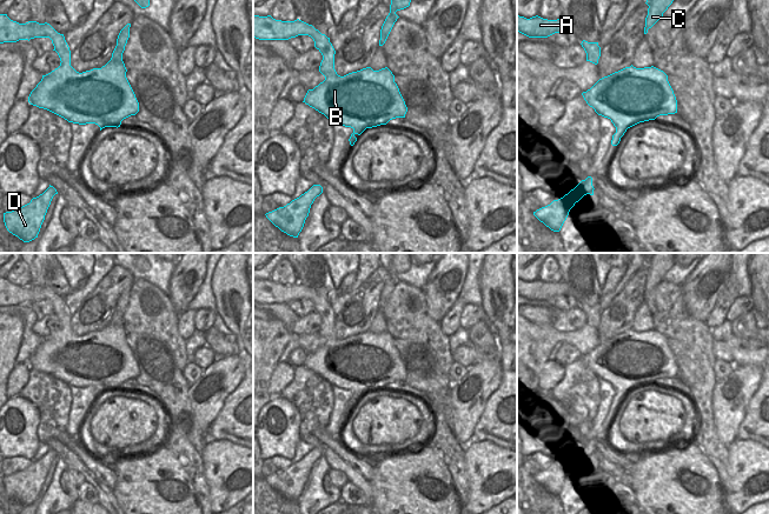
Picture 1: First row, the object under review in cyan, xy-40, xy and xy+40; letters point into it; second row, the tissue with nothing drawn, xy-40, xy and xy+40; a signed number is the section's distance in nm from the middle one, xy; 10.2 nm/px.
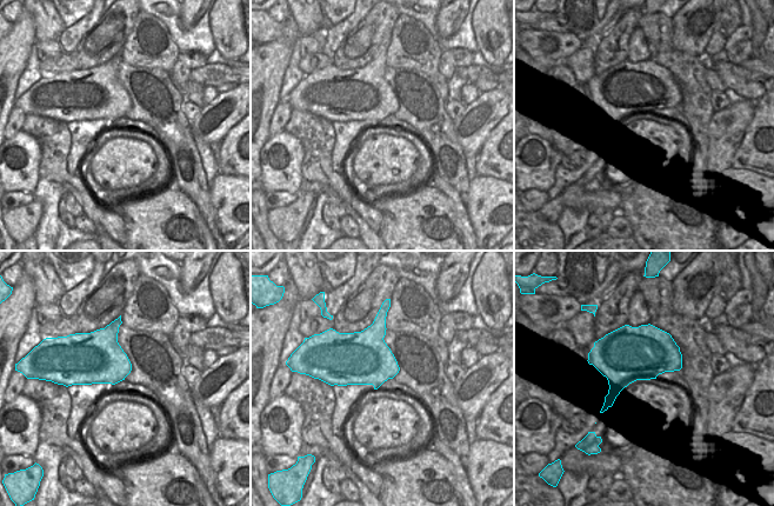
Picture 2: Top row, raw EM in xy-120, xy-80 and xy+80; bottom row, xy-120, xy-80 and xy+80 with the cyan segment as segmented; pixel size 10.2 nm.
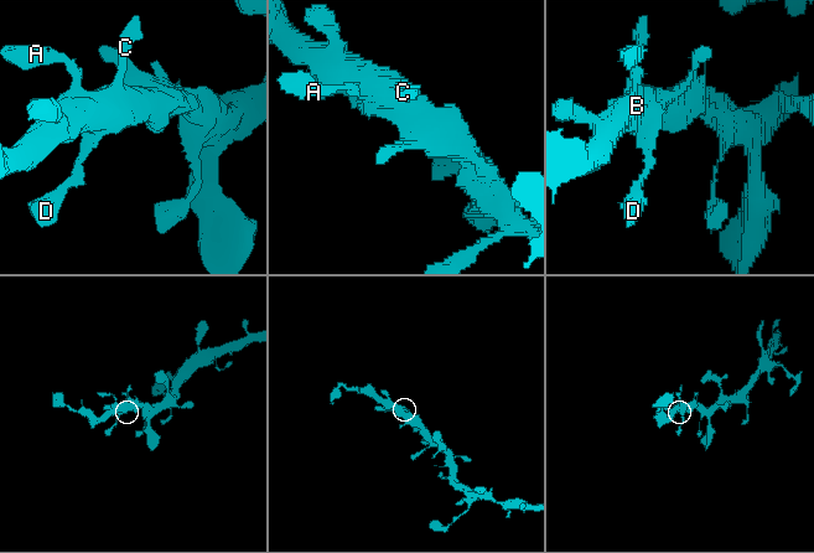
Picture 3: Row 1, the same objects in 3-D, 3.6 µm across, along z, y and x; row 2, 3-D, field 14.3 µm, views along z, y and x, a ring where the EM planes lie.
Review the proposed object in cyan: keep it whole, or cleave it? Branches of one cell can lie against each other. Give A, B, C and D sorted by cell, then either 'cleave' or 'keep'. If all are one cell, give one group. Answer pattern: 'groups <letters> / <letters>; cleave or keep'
groups A B C D; keep

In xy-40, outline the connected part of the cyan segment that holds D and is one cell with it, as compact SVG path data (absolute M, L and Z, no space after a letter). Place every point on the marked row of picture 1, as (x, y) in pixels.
M49 185L42 194L33 198L29 203L4 213L7 231L24 242L29 242L38 238L47 209L55 194L58 194L57 189Z

